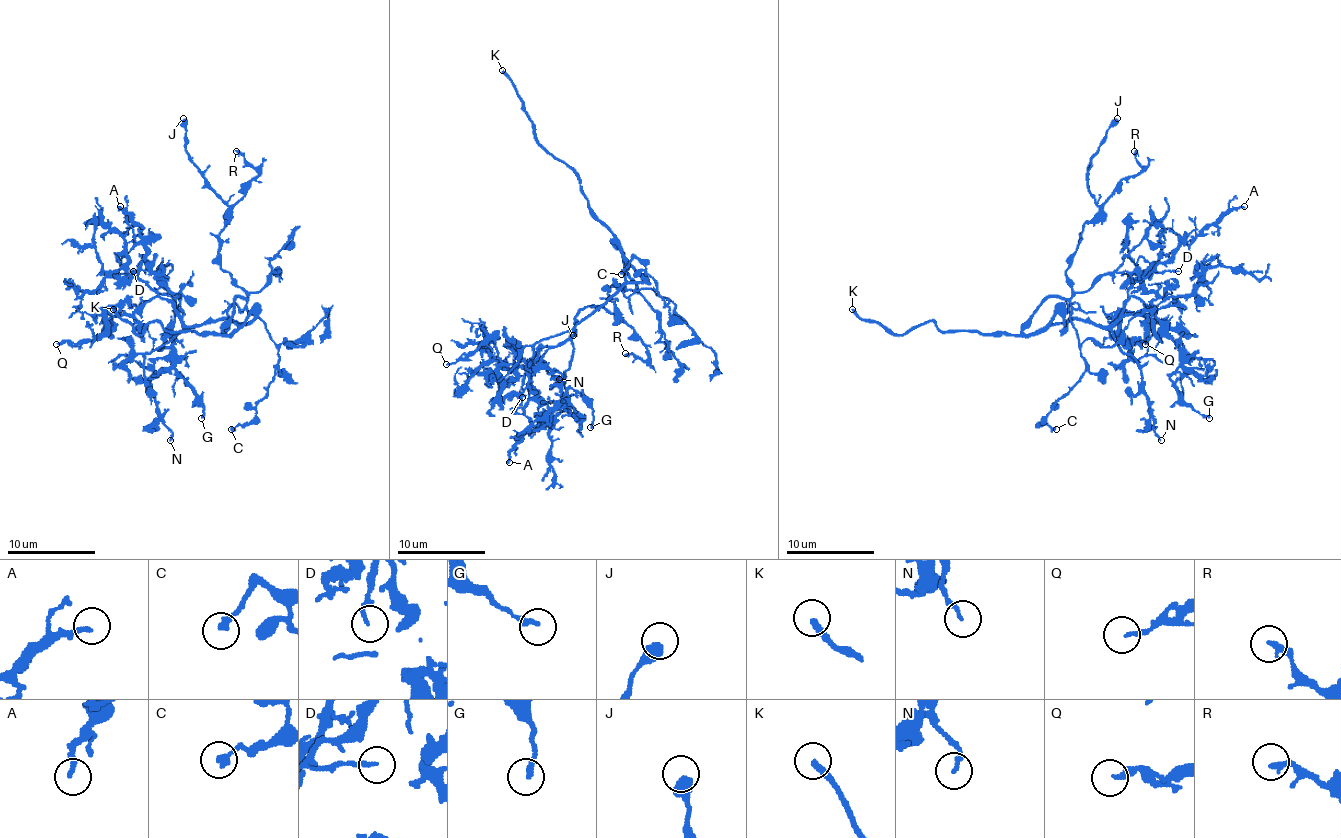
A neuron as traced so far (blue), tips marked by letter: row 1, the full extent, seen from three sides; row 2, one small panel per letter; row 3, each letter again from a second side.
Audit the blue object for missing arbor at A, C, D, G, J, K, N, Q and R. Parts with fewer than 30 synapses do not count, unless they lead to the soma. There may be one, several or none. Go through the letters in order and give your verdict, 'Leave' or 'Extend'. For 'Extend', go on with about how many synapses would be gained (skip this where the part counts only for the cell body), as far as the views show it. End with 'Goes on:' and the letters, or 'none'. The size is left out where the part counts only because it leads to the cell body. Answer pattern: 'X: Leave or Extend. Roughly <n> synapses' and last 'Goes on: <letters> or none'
A: Leave
C: Leave
D: Leave
G: Leave
J: Leave
K: Extend
N: Leave
Q: Leave
R: Leave
Goes on: K

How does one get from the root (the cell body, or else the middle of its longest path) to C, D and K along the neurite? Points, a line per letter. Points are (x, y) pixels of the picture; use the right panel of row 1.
C: (1069, 319), (1064, 322), (1066, 313), (1077, 335), (1086, 372), (1040, 422), (1056, 429)
D: (1069, 319), (1110, 326), (1119, 317), (1128, 289), (1134, 282), (1152, 271), (1178, 271)
K: (1069, 319), (1027, 335), (942, 330), (933, 322), (896, 335), (863, 319), (852, 309)

